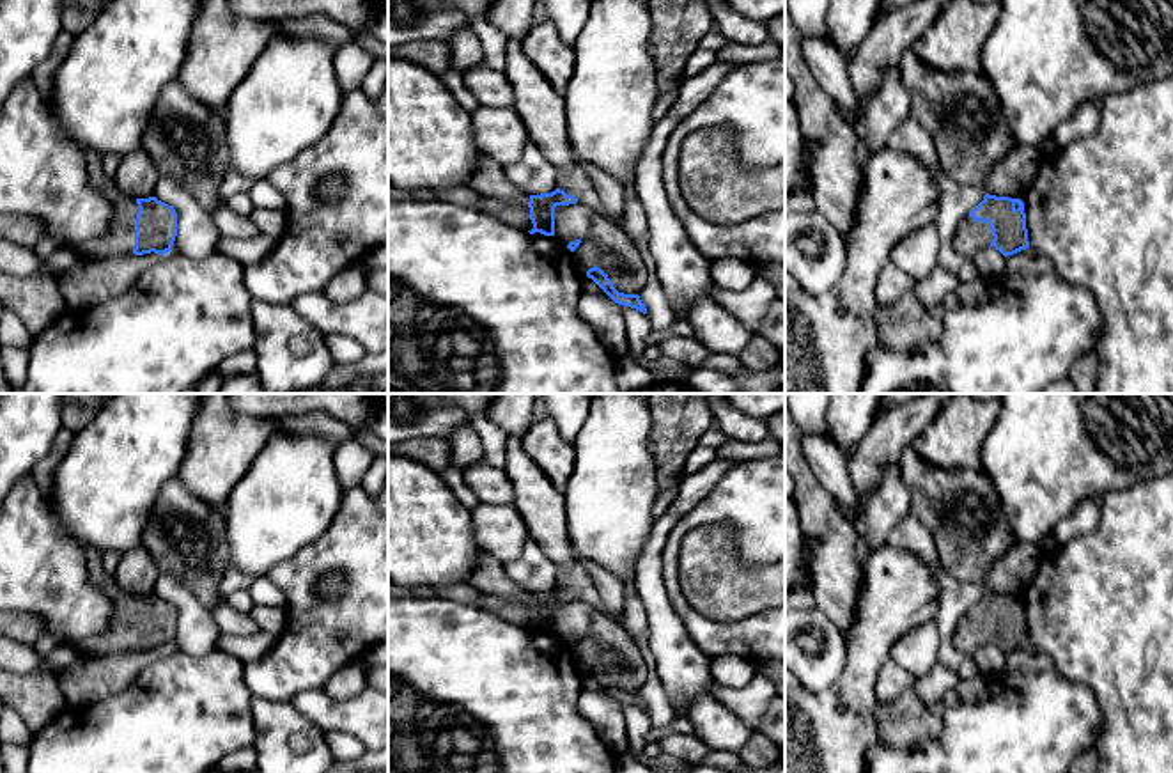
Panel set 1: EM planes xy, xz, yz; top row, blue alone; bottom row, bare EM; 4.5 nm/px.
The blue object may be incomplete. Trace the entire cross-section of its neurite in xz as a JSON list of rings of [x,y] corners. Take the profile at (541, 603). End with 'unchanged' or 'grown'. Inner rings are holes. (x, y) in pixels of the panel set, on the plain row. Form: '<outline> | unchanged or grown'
[[[556,585],[551,590],[530,592],[526,603],[482,594],[477,605],[519,628],[555,633],[555,605],[576,599],[576,594]]] | grown

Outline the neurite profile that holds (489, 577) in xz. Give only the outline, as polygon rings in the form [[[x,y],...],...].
[[[482,553],[475,562],[468,585],[475,587],[482,594],[501,599],[519,603],[528,603],[530,599],[530,592],[507,574],[503,562],[489,553]]]

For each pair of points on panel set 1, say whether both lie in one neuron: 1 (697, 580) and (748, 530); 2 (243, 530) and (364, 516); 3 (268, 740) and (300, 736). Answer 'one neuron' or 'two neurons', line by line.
1: two neurons
2: two neurons
3: one neuron

